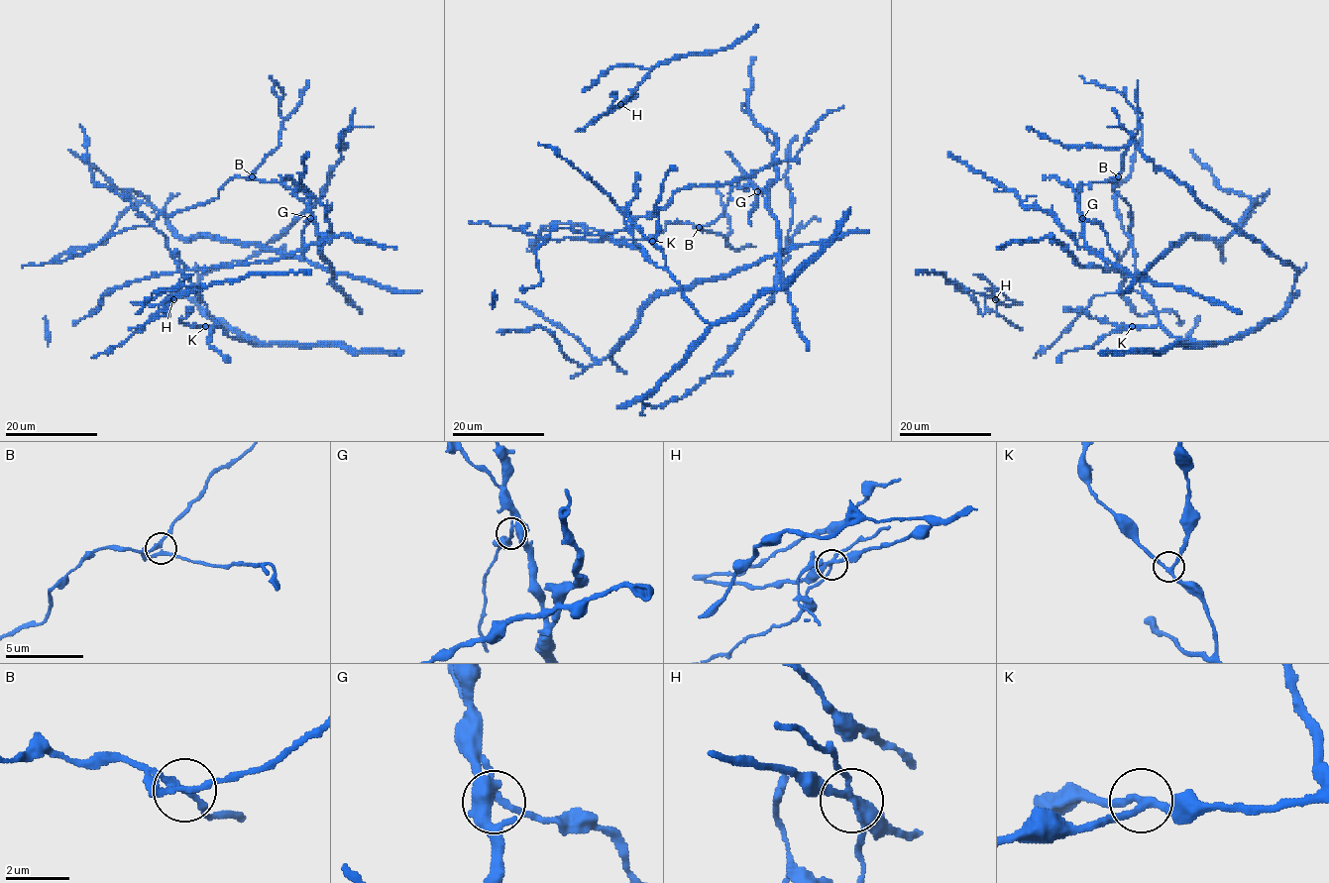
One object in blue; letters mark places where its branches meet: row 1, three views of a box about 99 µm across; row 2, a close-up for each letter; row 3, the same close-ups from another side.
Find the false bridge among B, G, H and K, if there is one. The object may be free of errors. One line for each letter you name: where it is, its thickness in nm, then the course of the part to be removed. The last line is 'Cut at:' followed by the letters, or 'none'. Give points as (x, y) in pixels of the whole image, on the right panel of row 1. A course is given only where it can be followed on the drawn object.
H: (995, 299) | 240 nm | (995, 299), (999, 315), (1023, 328)
Cut at: H

